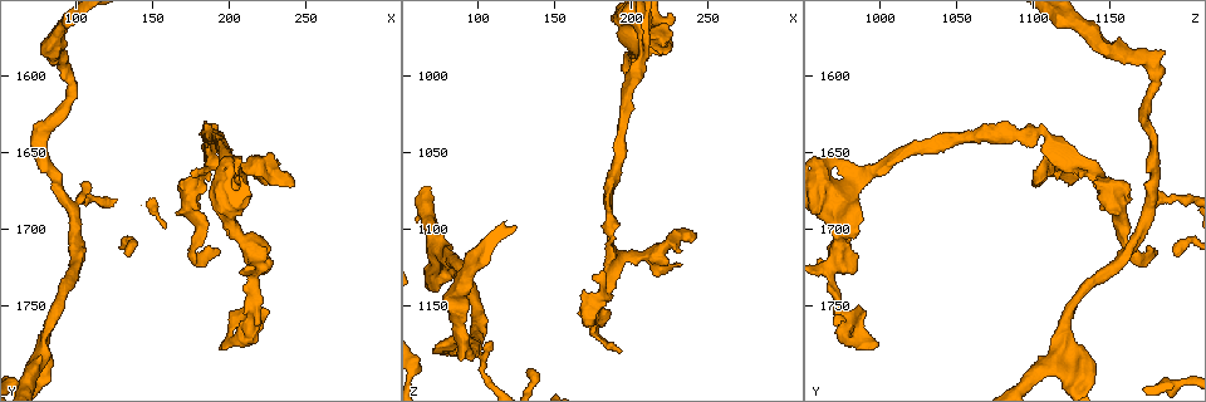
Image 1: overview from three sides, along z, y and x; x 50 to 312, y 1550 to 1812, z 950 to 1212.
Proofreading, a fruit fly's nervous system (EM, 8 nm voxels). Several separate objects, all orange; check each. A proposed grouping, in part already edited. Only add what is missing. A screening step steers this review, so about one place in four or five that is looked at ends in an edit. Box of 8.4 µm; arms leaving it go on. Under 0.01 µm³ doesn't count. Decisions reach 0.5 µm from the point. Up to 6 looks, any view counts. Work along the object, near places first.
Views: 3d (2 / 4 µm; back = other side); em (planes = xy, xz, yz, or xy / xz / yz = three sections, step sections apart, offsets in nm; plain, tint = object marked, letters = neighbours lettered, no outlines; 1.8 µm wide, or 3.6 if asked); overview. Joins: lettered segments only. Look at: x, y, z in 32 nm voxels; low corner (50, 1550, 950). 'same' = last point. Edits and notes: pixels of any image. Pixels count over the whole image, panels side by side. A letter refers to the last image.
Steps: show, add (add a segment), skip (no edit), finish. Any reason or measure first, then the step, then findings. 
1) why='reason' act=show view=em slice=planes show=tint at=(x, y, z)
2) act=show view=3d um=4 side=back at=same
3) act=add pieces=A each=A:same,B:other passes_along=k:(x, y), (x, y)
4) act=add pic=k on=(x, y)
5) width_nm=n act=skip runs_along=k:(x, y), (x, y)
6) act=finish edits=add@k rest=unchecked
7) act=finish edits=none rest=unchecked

why='branch stops here' act=show view=3d um=2 at=(194, 1716, 1180)

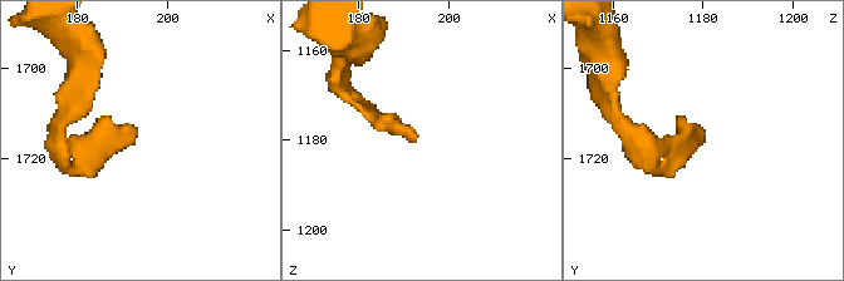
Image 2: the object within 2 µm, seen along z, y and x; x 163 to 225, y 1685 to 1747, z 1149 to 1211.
why='shape alone is not enough' act=show view=em slice=planes show=letters at=(193, 1714, 1180)

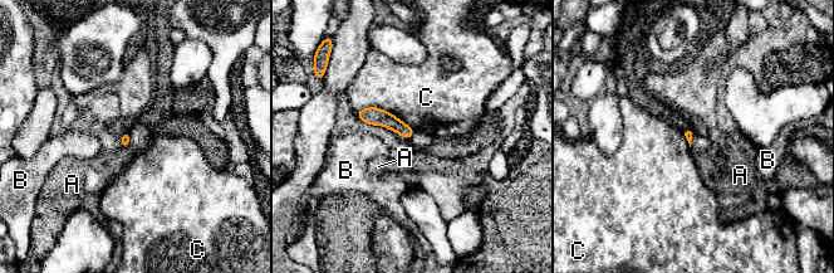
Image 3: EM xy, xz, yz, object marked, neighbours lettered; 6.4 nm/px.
act=skip each=A:other,B:other,C:other runs_along=3:(361, 113), (386, 118), (410, 131) found='none of them fits'

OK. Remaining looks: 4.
why='three arms meet' act=show view=em slice=yz step=4 show=tint at=(186, 1648, 1118)

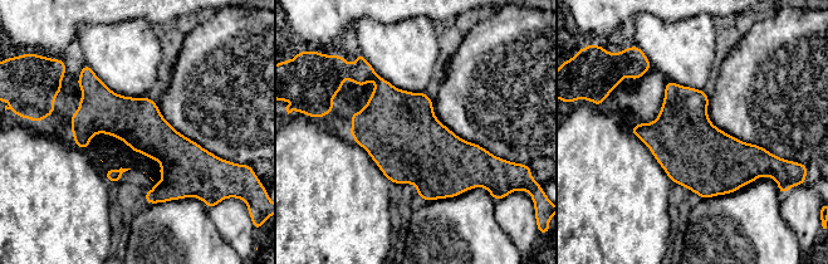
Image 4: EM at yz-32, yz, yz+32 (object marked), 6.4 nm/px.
act=show view=em slice=xy step=8 show=letters at=same

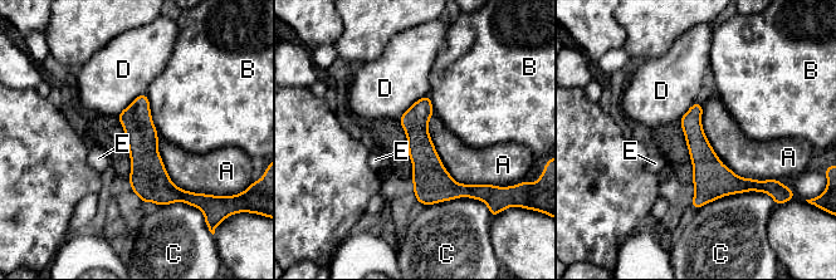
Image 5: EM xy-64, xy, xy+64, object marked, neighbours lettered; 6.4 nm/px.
act=skip each=A:other,B:other,C:other,D:other,E:other runs_along=5:(143, 97), (147, 167), (179, 199) found='no lettered segment goes on from it'

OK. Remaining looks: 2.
why='an open end' act=show view=3d um=2 at=(208, 1654, 974)

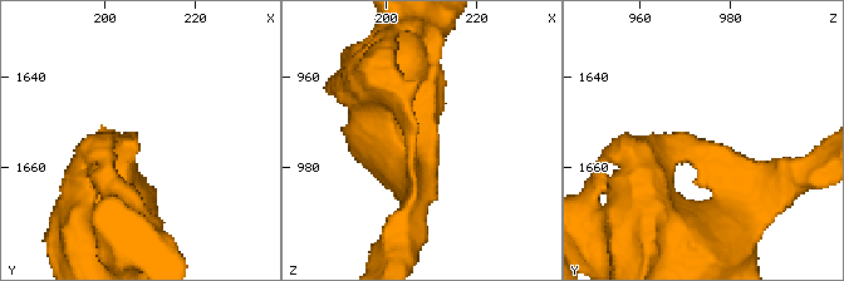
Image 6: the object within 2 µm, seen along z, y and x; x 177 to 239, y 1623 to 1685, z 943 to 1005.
act=show view=em slice=planes show=letters at=(206, 1655, 975)

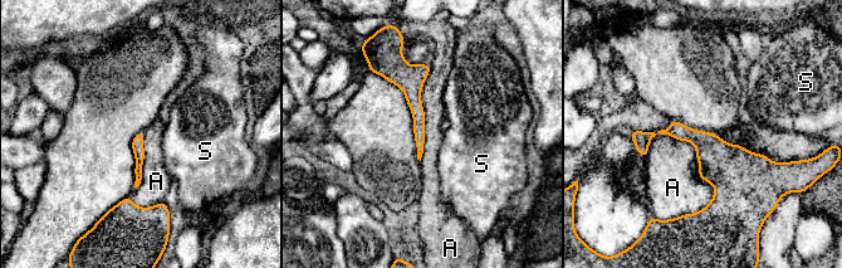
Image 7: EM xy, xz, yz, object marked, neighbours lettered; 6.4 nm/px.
act=skip each=A:other,S:other runs_along=7:(404, 64), (419, 115), (420, 150) found='no lettered segment goes on from it'

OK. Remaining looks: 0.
act=finish edits=none rest=unchecked

